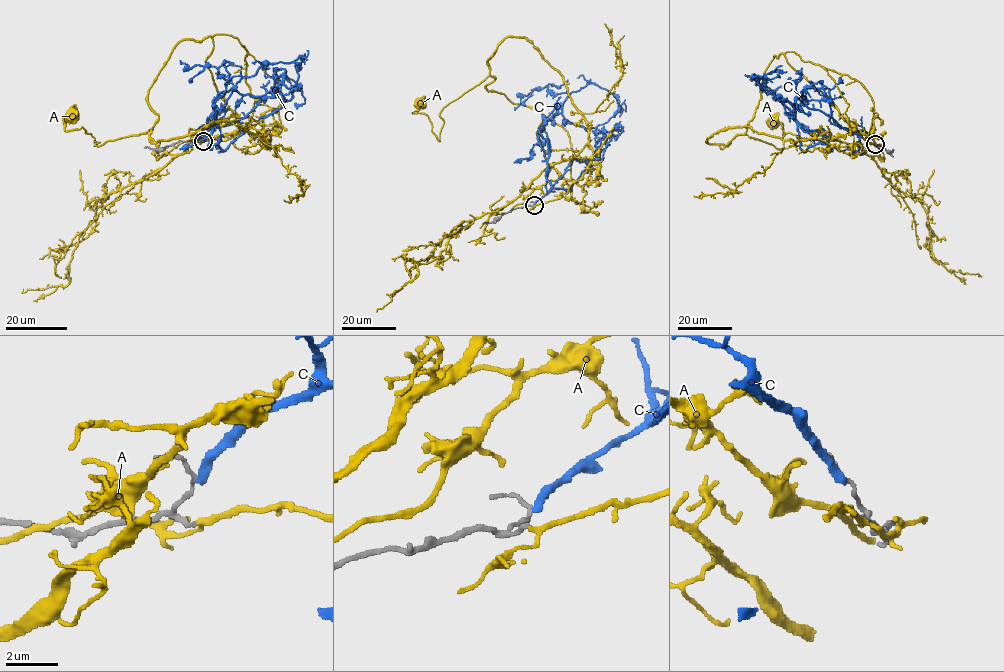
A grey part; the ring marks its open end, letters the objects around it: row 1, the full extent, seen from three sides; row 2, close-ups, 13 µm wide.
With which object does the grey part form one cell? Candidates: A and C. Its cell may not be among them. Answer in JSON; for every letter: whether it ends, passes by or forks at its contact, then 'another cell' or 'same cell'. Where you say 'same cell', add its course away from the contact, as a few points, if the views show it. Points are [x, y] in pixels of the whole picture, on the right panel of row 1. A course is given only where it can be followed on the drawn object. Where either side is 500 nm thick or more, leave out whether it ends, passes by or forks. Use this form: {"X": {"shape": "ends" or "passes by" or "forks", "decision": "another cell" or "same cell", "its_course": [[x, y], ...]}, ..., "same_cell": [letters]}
{"A": {"shape": "passes by", "decision": "same cell", "its_course": [[875, 144], [867, 139], [869, 92], [791, 51], [770, 62], [745, 133], [777, 148], [811, 143], [774, 123]]}, "C": {"shape": "ends", "decision": "another cell"}, "same_cell": ["A"]}

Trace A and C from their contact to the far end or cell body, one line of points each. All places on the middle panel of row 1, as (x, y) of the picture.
A: (534, 205), (579, 203), (563, 128), (488, 91), (489, 75), (442, 109), (440, 141), (419, 104)
C: (534, 203), (575, 159), (595, 158), (595, 129), (575, 125), (562, 114), (568, 96), (595, 83), (626, 111)

